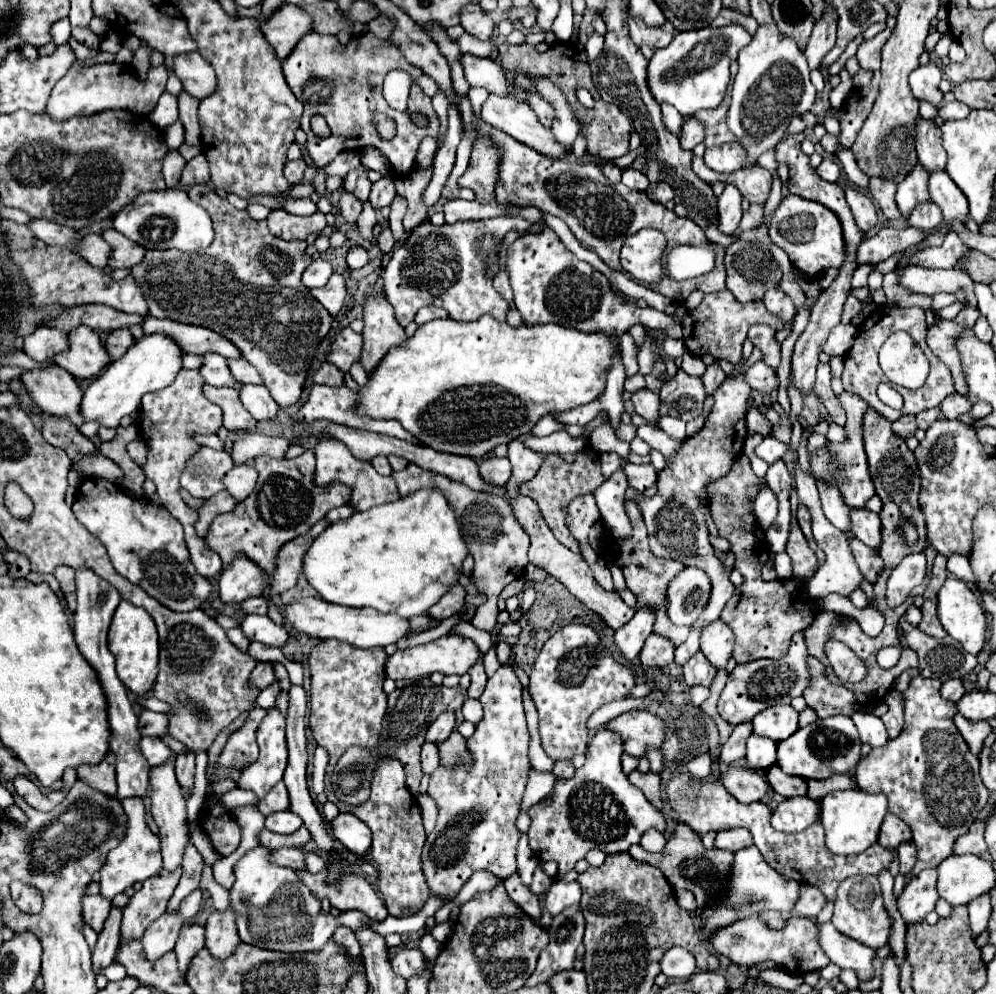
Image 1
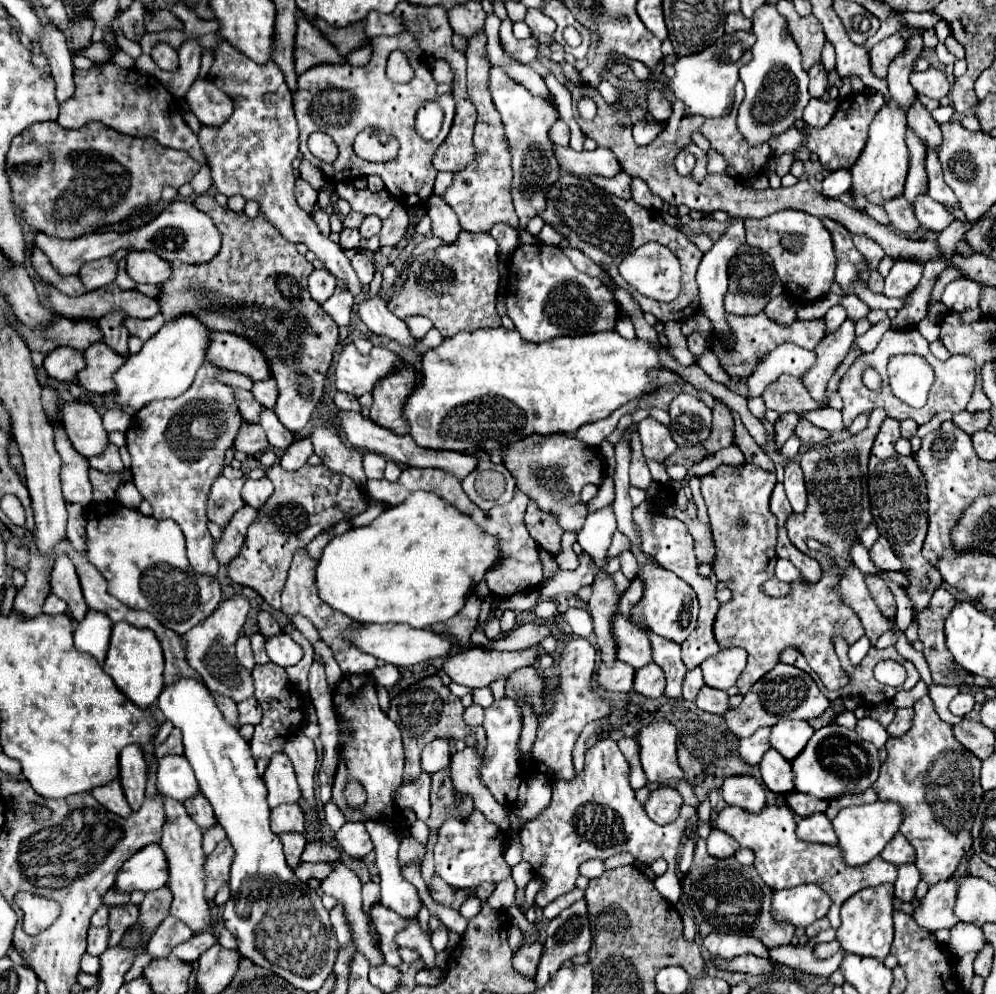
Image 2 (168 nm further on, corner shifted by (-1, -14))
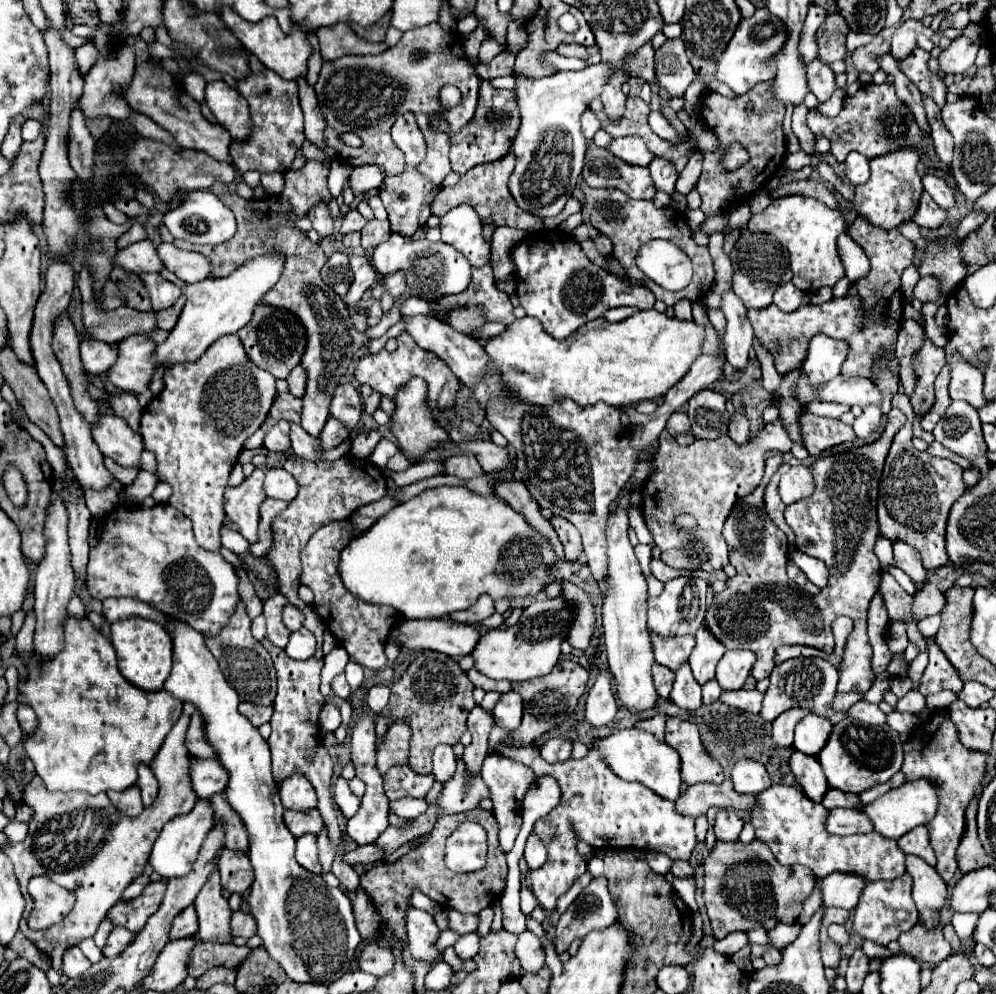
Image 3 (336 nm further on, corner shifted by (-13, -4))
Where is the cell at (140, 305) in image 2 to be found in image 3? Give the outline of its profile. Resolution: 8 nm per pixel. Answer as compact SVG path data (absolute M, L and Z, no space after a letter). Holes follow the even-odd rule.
M142 274L140 278L142 278L142 282L148 288L154 312L170 308L178 300L178 296L182 294L178 286L174 286L172 282L164 280L160 274Z

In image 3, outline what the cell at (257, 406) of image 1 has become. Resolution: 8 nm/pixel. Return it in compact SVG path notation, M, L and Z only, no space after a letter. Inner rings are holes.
M292 424L290 440L292 440L292 450L296 456L304 460L312 460L312 462L320 460L322 446L318 446L318 438L306 434L306 430L302 430L300 424Z

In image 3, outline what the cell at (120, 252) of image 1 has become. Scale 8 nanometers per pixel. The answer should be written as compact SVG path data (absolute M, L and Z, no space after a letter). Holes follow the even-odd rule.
M166 242L158 246L158 254L160 254L162 262L166 264L166 268L172 270L186 284L194 284L194 282L206 280L210 276L212 262L204 254L180 250L174 244L166 244Z

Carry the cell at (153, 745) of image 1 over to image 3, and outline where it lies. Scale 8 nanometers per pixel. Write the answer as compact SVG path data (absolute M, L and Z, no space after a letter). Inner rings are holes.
M192 758L190 776L192 776L192 788L200 798L210 798L226 790L228 774L226 774L226 768L218 760Z

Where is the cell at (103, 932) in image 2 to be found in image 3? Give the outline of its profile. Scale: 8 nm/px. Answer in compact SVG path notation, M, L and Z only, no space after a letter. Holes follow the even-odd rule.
M114 928L108 936L108 942L106 942L106 948L102 950L104 956L112 958L114 954L120 954L122 950L126 950L126 946L134 940L134 934L126 928Z

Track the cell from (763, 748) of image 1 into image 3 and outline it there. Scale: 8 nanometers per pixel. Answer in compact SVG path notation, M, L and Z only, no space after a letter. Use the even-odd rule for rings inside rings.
M794 752L790 758L790 768L806 796L812 798L814 802L822 802L822 794L826 794L830 786L826 786L826 776L820 762L814 756Z

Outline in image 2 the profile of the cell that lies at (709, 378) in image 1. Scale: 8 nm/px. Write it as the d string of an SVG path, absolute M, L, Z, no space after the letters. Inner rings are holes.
M716 400L714 408L712 408L712 432L710 432L708 440L704 440L702 444L694 444L694 446L700 446L708 454L714 454L714 452L730 446L732 442L734 442L732 410L722 400Z

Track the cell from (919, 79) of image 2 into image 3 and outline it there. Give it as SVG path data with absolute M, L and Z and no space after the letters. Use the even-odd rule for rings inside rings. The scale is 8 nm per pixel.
M960 36L952 40L952 44L942 50L940 54L940 70L944 74L964 74L974 66L976 54L980 50L980 44L976 44L968 36Z

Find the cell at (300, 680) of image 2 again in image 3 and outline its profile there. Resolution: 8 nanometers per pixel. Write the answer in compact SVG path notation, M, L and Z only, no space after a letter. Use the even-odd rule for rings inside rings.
M344 456L344 458L334 460L334 462L322 460L318 464L308 462L308 460L290 460L288 458L286 464L284 464L284 470L290 472L298 480L300 492L288 504L288 508L274 518L274 522L272 522L274 546L272 546L272 550L266 558L268 558L268 564L276 570L280 592L290 600L290 604L298 606L304 612L304 616L306 616L304 628L310 630L318 640L316 658L324 658L322 651L324 630L322 630L322 624L318 620L318 614L298 598L300 574L302 574L300 552L318 528L322 528L322 526L326 526L328 522L334 522L334 520L346 520L360 506L366 506L370 502L380 500L388 492L386 476L378 466L372 464L372 470L370 470L368 462L364 462L360 458L354 458L354 456Z

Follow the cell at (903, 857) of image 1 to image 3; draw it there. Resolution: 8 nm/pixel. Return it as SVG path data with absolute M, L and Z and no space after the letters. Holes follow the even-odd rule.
M906 856L906 872L914 878L912 896L924 926L936 928L940 924L940 910L948 898L946 882L942 882L938 872L918 856Z

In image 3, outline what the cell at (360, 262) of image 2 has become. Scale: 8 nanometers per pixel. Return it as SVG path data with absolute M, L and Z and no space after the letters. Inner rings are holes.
M392 234L386 242L376 246L372 254L372 264L382 276L398 270L410 270L410 288L414 290L414 296L426 302L434 302L434 298L442 298L442 294L460 294L470 284L472 272L470 262L460 250L454 250L454 246L446 242L430 242L428 238L406 240L400 234Z

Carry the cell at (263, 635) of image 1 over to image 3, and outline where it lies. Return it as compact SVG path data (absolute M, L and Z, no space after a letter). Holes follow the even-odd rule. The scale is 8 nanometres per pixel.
M300 628L290 636L290 642L286 646L286 654L294 660L308 660L316 654L316 638L310 634L310 630Z

